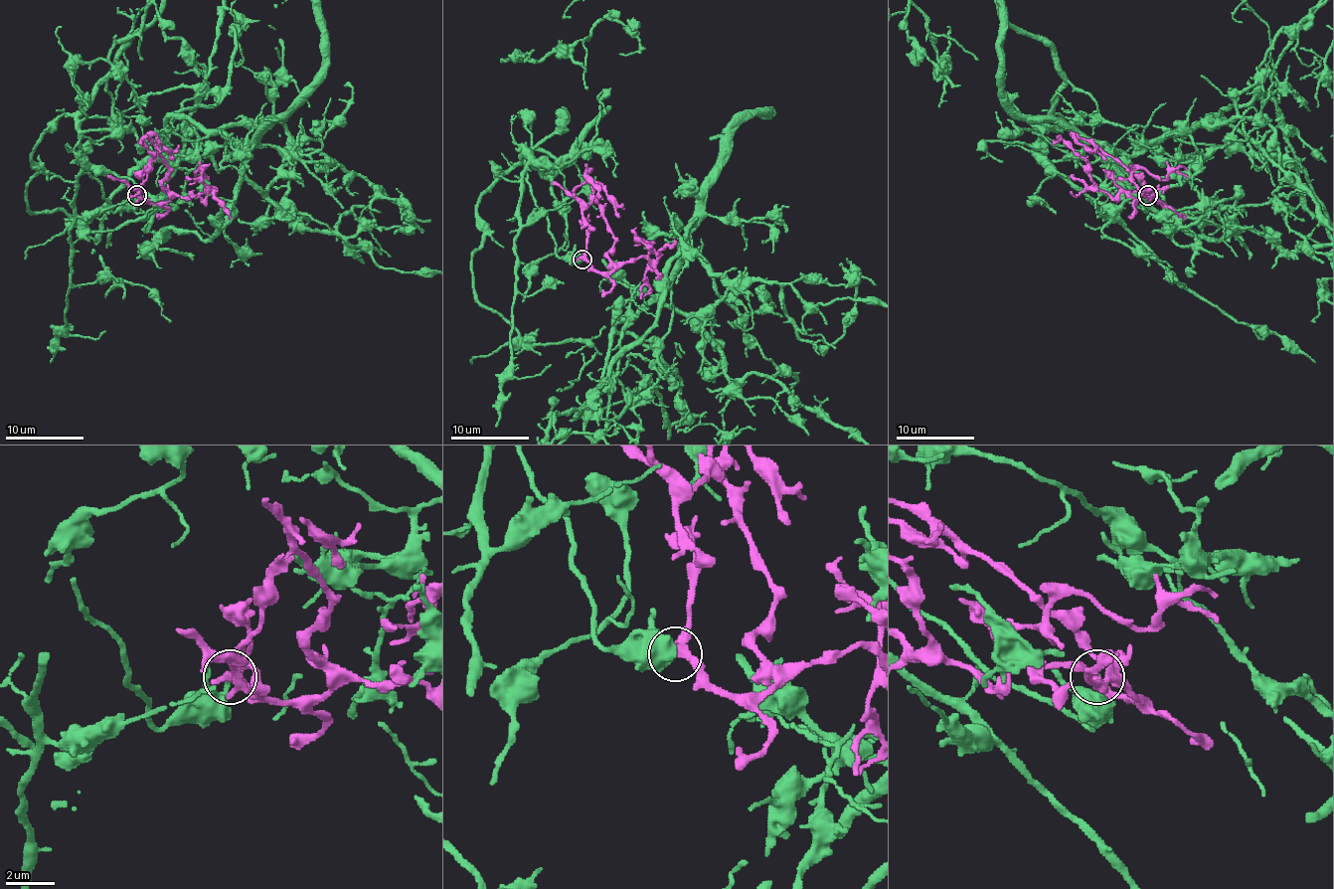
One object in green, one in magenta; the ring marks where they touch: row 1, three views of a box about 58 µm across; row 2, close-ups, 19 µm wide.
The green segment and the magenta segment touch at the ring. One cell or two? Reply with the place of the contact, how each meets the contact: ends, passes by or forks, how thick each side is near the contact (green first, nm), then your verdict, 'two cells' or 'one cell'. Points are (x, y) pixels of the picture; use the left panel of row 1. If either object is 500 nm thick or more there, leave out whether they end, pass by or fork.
(136, 195) | green ends | magenta passes by | 200/320 nm | two cells

